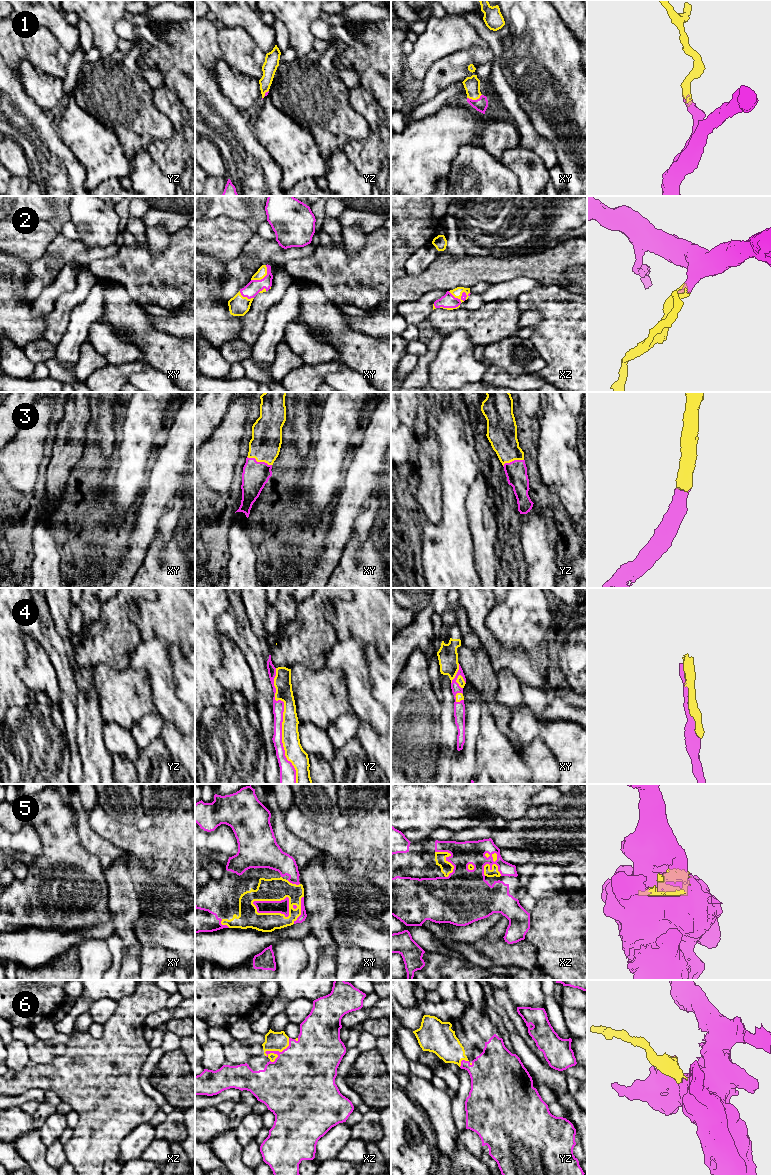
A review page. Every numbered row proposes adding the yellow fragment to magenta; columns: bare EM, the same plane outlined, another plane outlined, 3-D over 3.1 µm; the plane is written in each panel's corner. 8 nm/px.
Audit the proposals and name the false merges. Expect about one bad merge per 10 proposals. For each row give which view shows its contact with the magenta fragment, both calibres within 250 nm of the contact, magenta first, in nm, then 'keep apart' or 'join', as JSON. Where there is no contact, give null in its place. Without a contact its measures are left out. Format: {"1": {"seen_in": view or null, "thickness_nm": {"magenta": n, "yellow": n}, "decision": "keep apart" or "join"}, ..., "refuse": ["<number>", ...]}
{"1": {"seen_in": "xy", "thickness_nm": {"magenta": 110, "yellow": 130}, "decision": "join"}, "2": {"seen_in": "xy", "thickness_nm": {"magenta": 110, "yellow": 80}, "decision": "join"}, "3": {"seen_in": "xy", "thickness_nm": {"magenta": 220, "yellow": 240}, "decision": "join"}, "4": {"seen_in": "yz", "thickness_nm": {"magenta": 100, "yellow": 140}, "decision": "join"}, "5": {"seen_in": "xy", "thickness_nm": {"magenta": 100, "yellow": 190}, "decision": "join"}, "6": {"seen_in": "xz", "thickness_nm": {"magenta": 460, "yellow": 160}, "decision": "join"}, "refuse": []}

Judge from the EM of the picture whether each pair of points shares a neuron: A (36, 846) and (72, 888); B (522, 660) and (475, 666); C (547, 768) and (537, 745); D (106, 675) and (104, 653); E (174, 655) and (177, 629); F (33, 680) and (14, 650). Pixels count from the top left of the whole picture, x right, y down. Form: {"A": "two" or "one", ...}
{"A": "two", "B": "two", "C": "one", "D": "two", "E": "two", "F": "two"}

